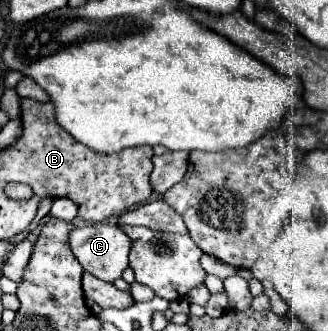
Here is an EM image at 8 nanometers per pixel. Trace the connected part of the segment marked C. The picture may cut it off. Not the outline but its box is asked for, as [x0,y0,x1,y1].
[70,222,131,282]

